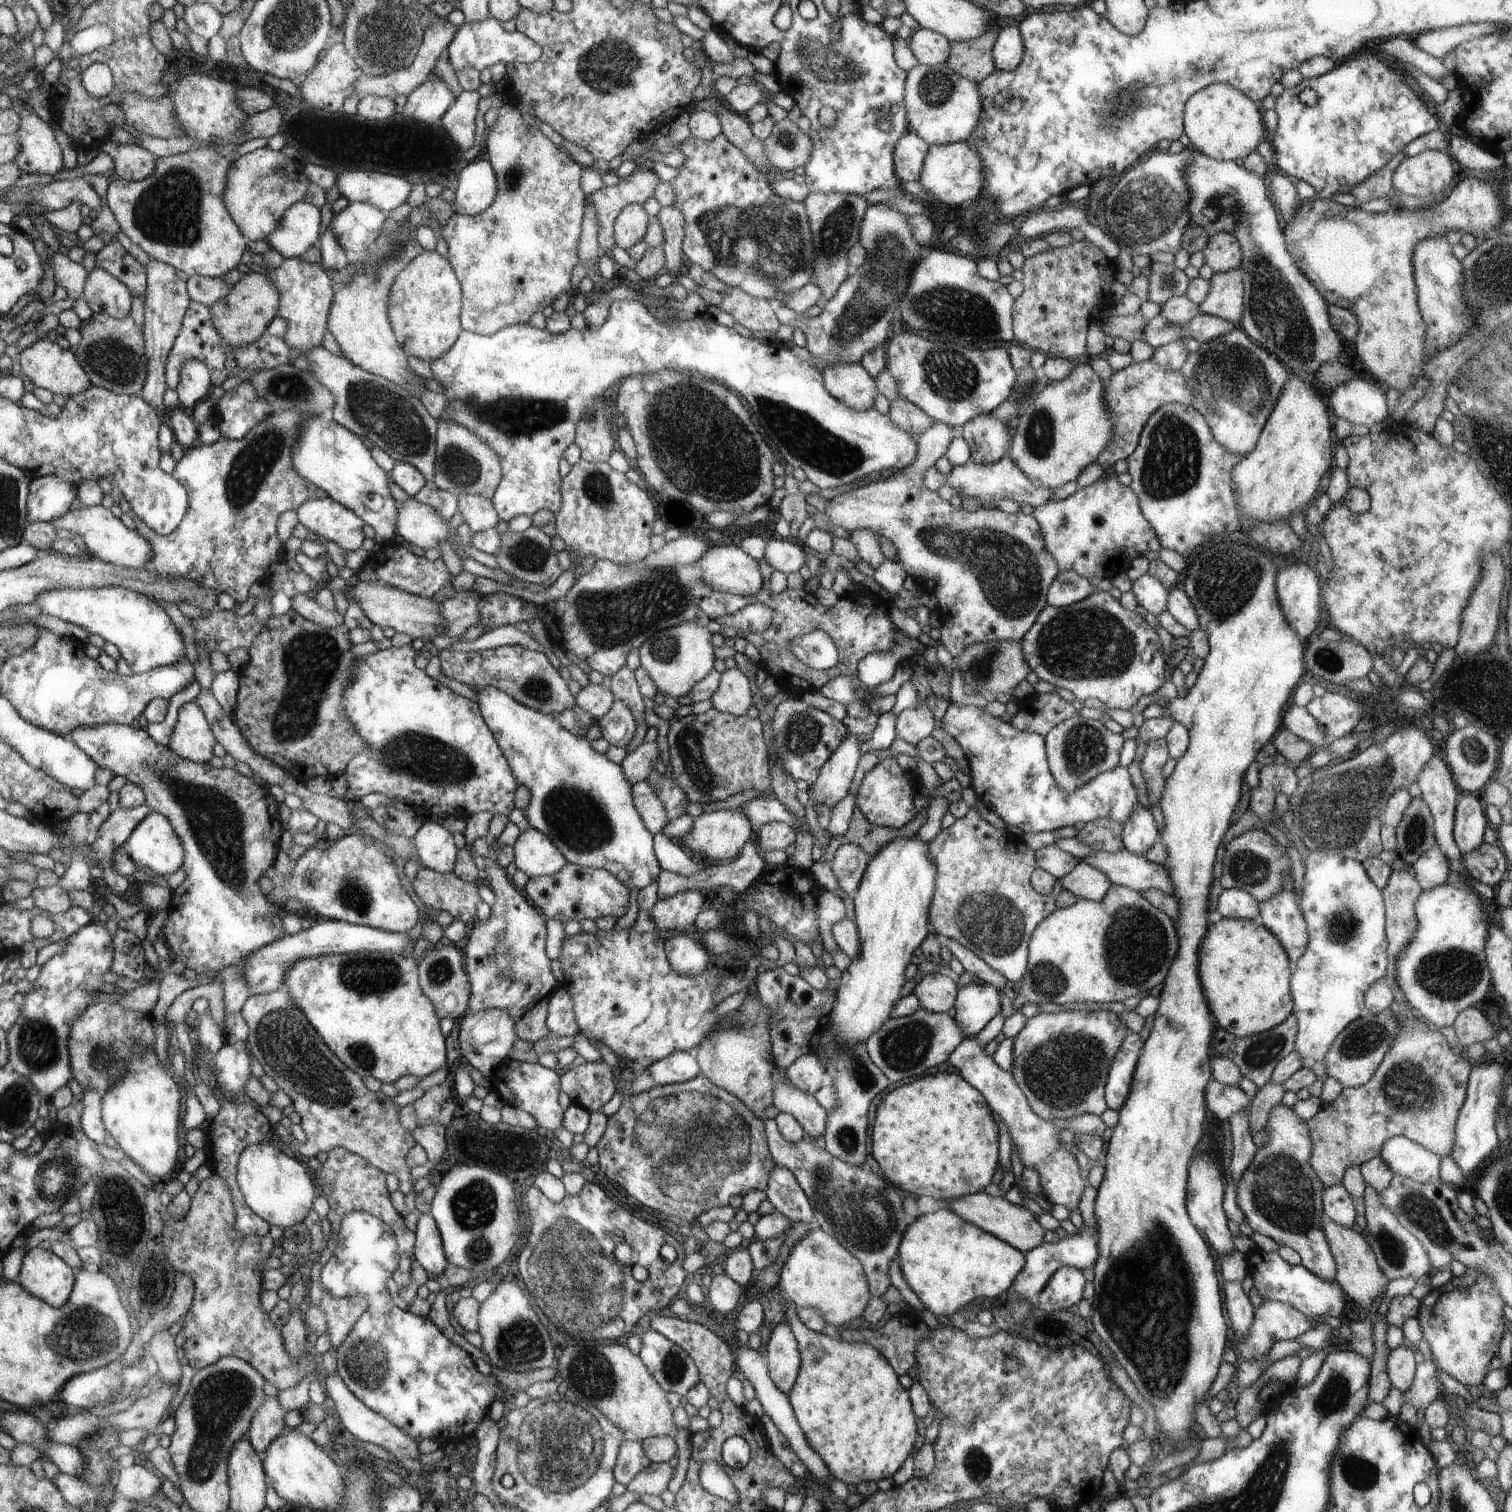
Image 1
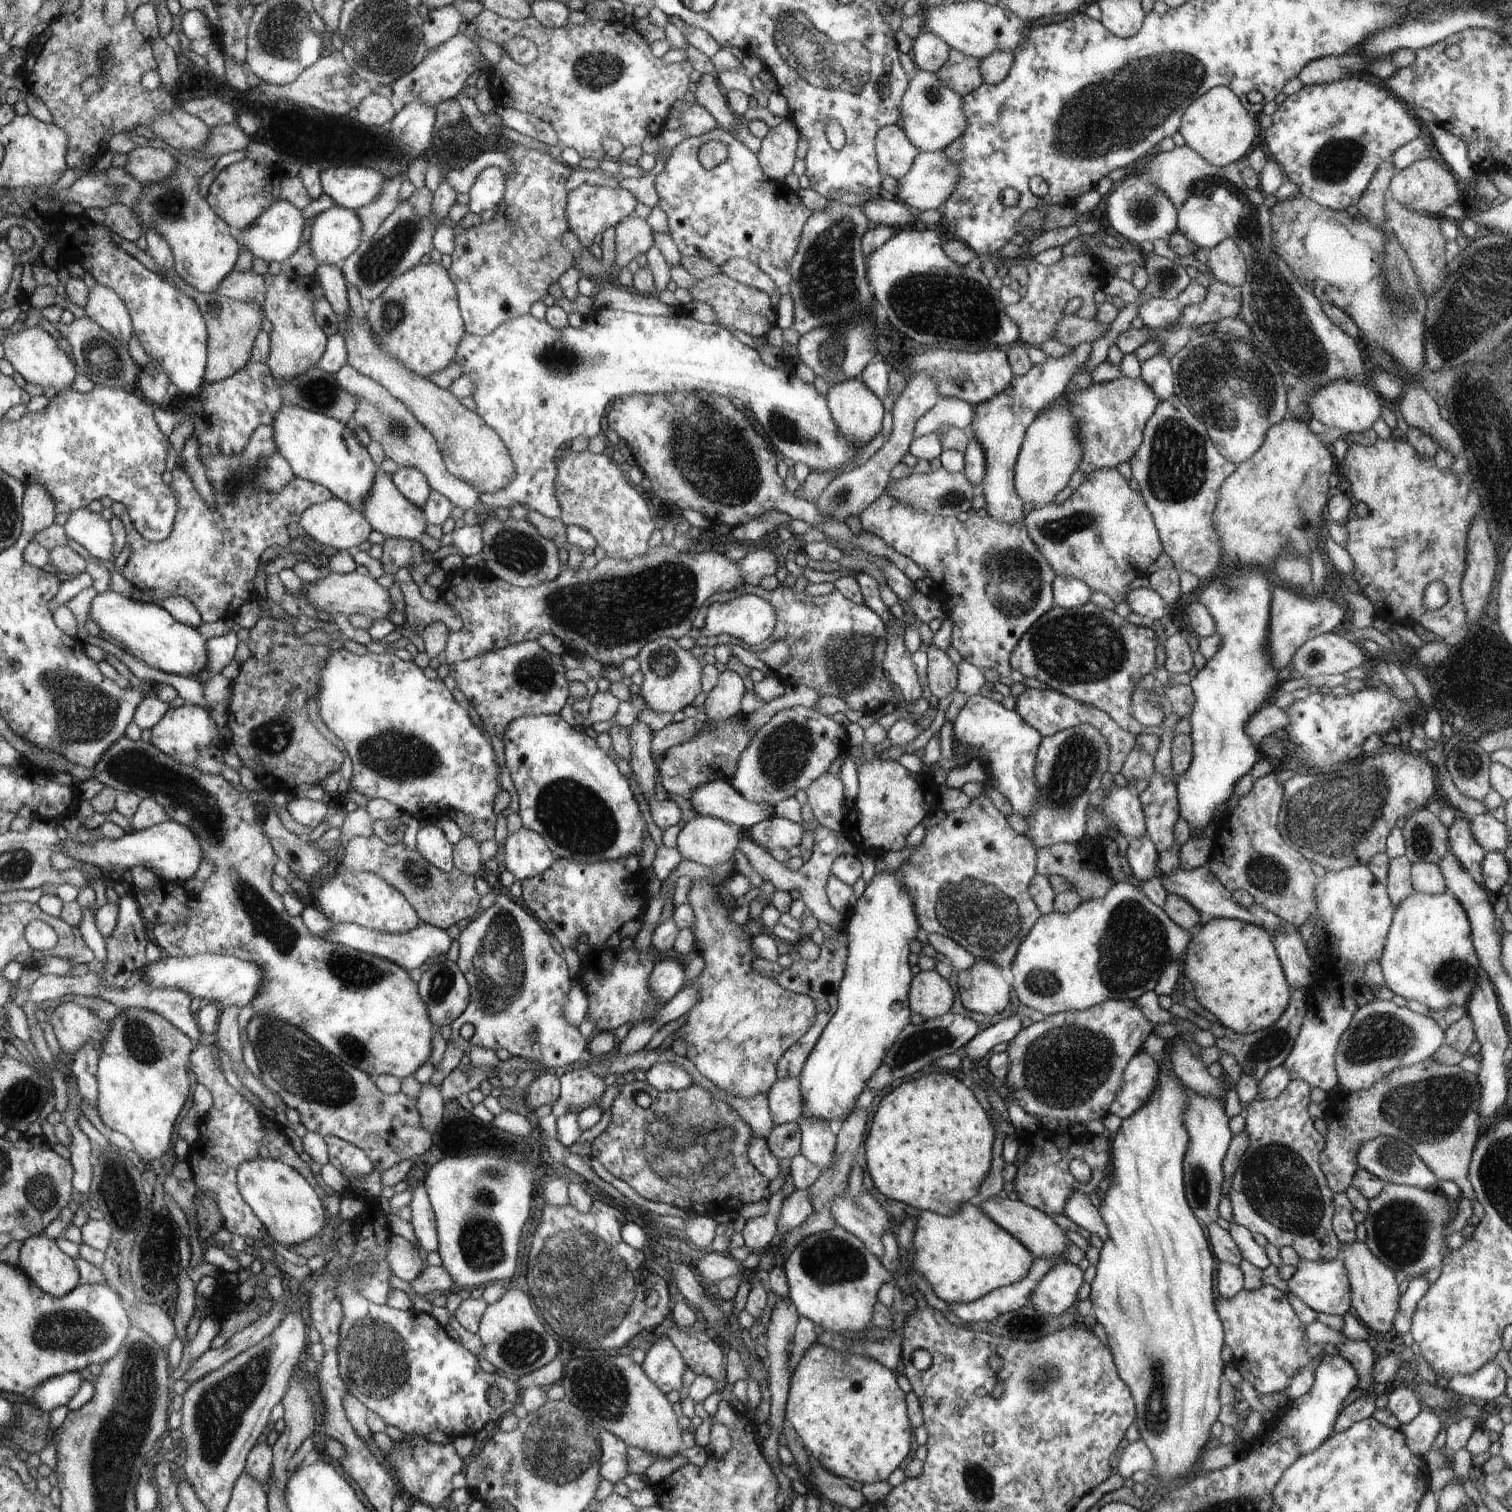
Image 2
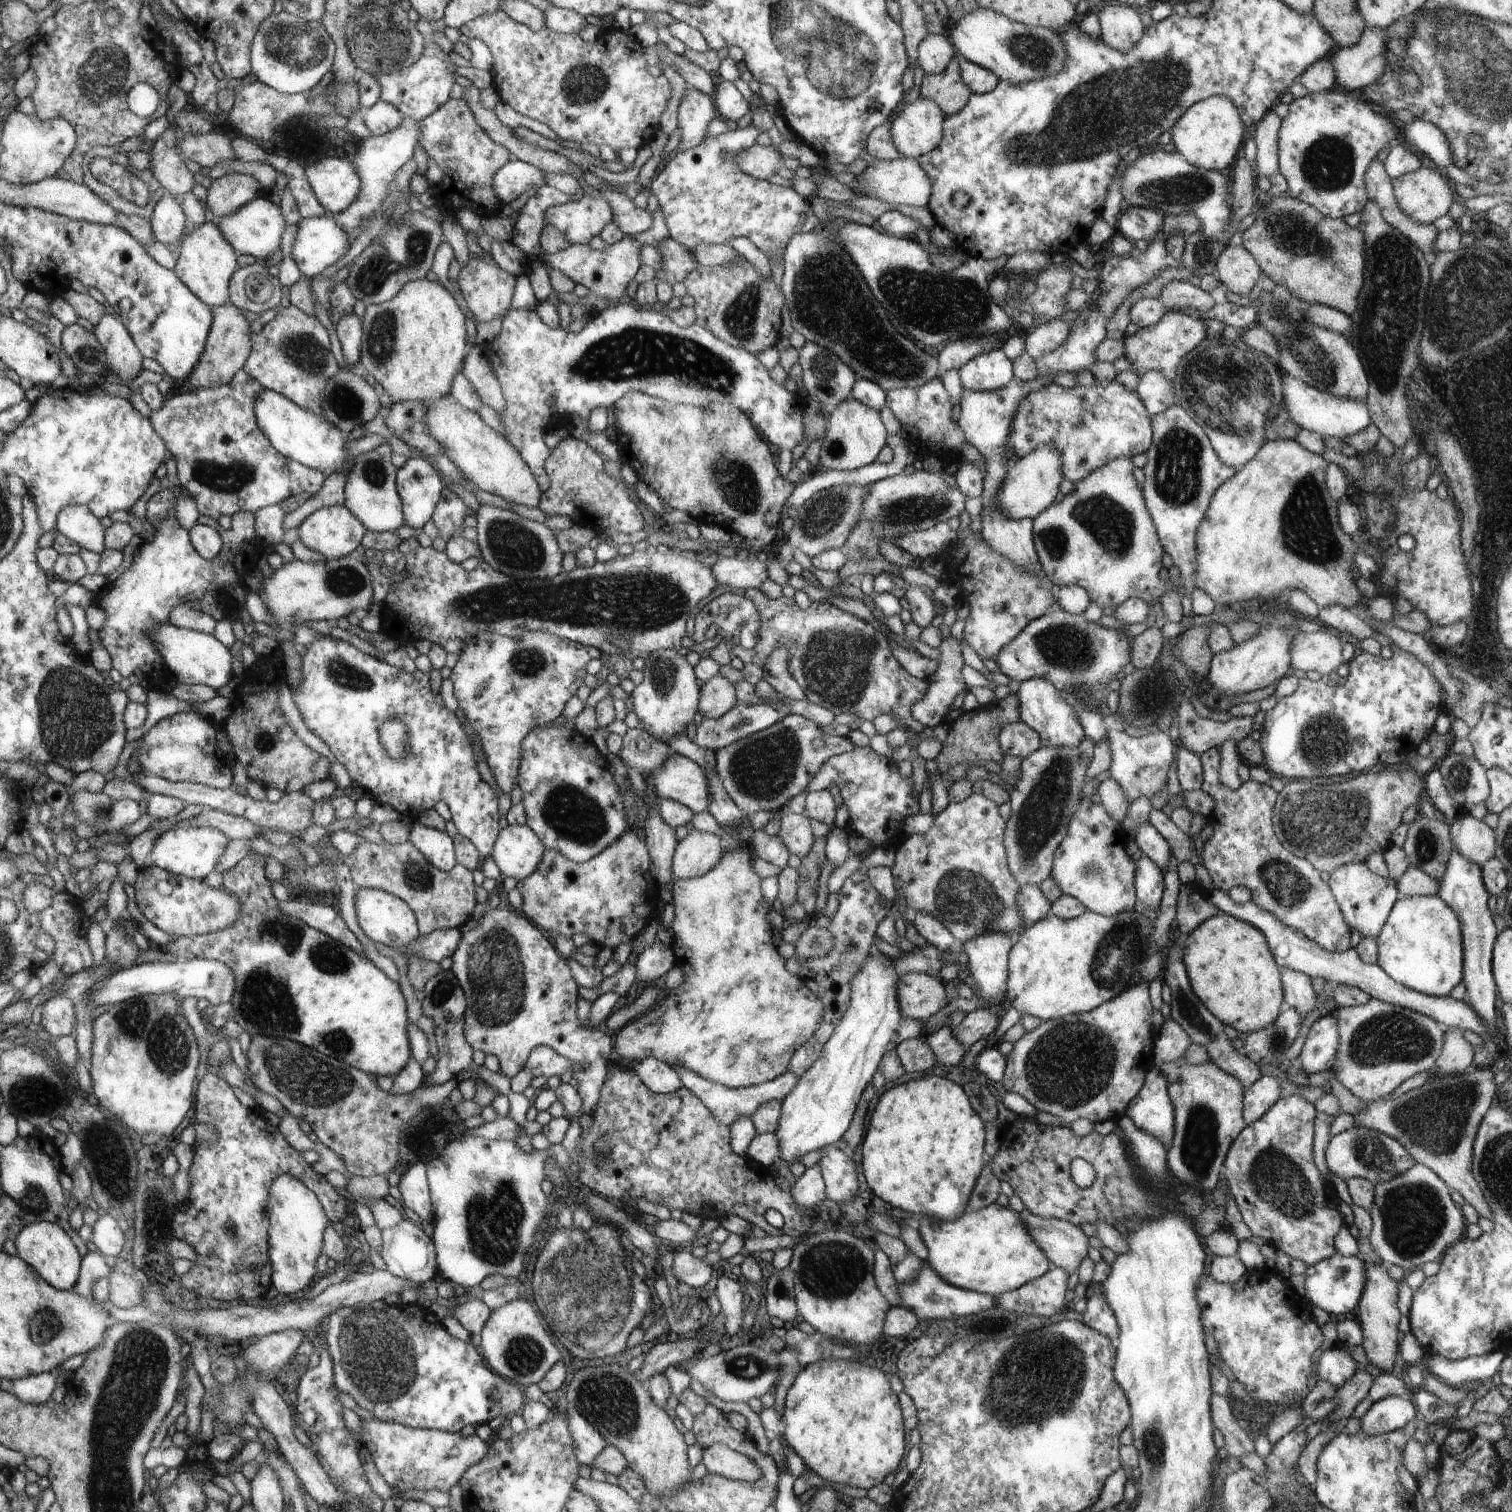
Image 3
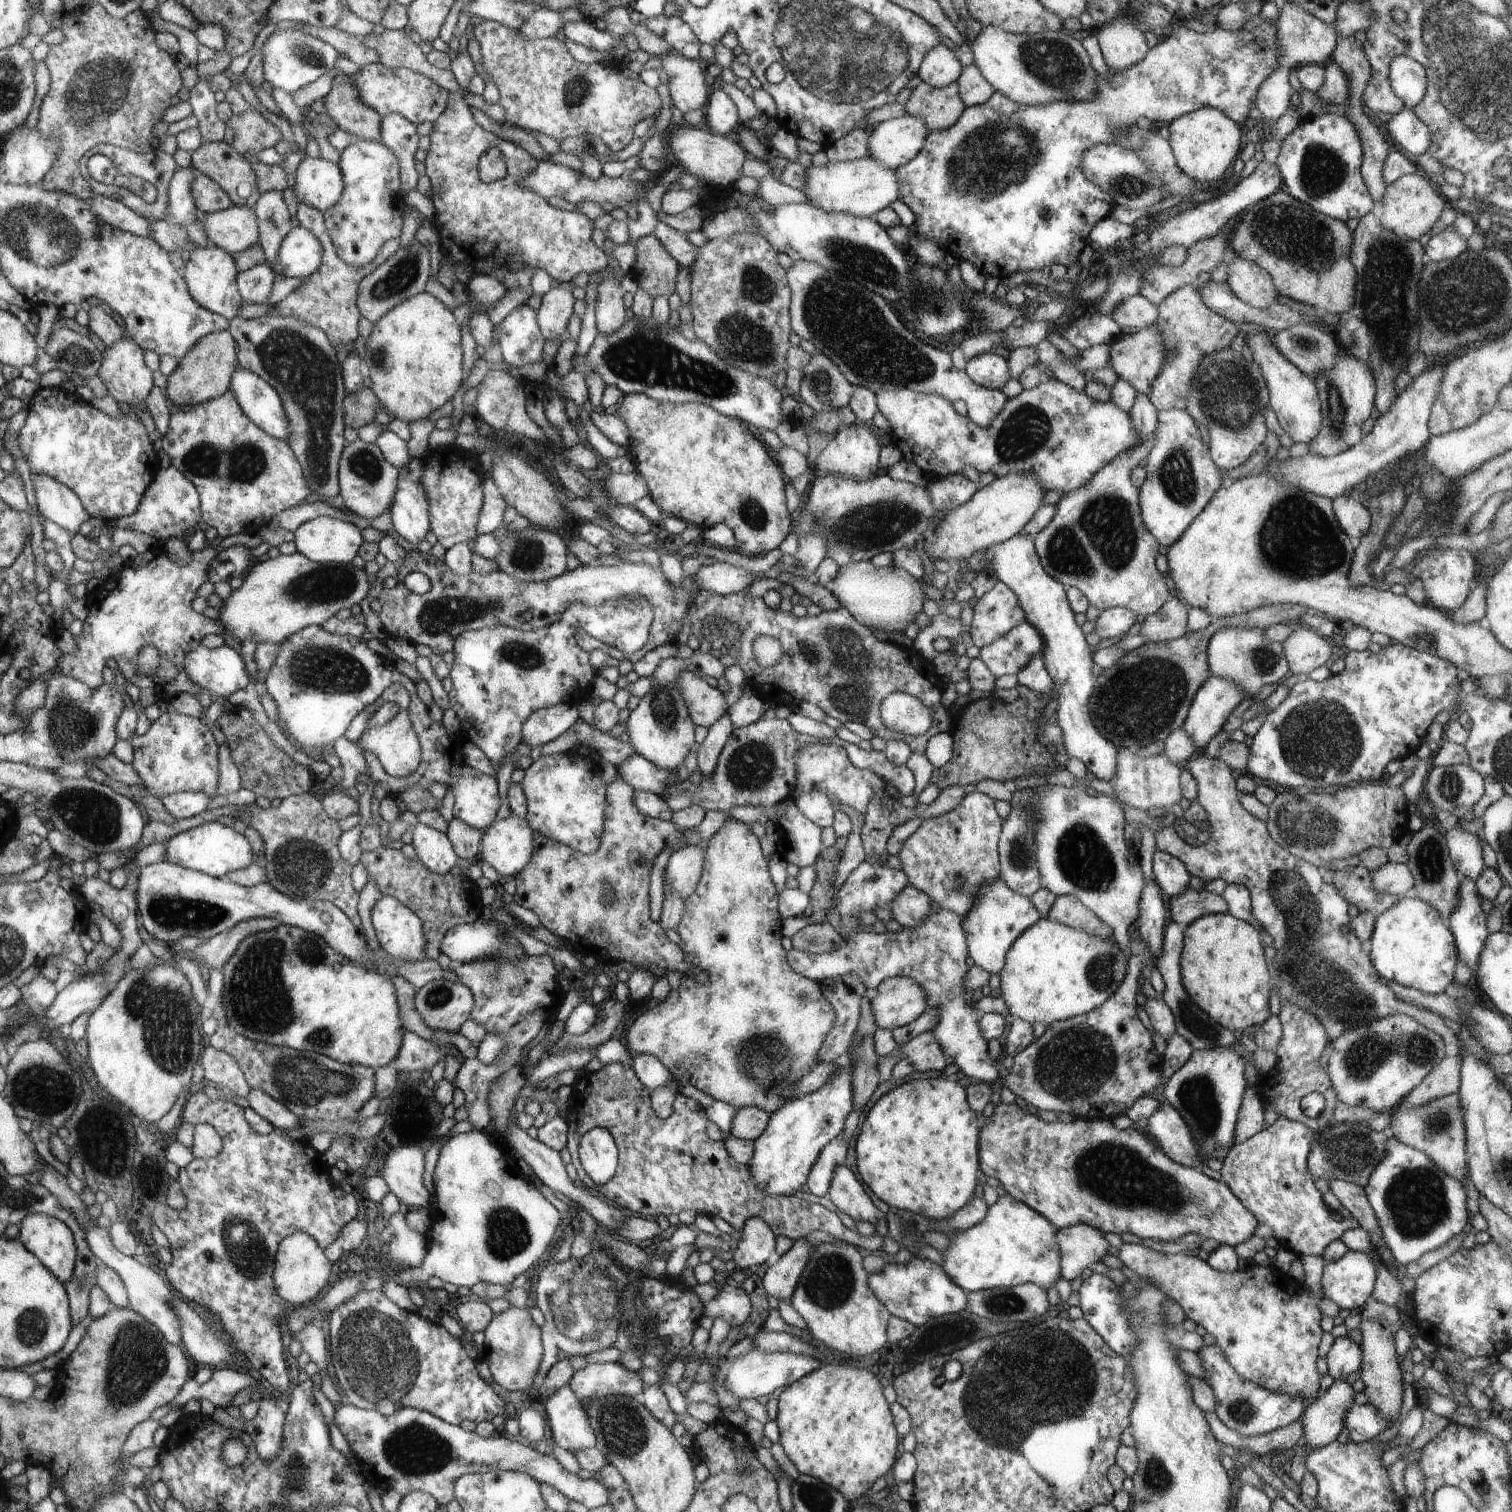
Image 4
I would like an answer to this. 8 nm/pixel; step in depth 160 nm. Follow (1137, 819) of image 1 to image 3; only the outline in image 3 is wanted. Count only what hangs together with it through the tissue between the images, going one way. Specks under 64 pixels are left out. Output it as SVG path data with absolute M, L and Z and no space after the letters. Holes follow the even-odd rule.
M1144 854L1137 860L1135 897L1152 916L1155 916L1159 912L1165 889L1163 870Z

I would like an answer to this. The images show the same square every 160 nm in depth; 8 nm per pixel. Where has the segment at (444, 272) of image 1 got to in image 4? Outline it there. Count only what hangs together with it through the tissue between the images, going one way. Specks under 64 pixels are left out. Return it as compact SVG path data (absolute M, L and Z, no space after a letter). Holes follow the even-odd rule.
M424 291L397 304L374 326L364 351L366 375L370 376L373 393L391 418L402 422L416 422L428 418L436 408L446 404L465 378L462 366L462 332L449 308L435 296Z

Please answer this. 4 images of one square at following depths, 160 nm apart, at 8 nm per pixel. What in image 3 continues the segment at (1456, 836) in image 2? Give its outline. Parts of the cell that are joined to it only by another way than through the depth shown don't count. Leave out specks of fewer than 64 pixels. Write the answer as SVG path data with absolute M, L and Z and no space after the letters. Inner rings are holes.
M1453 848L1447 864L1446 874L1441 878L1436 895L1456 913L1461 926L1463 942L1462 980L1467 988L1465 1000L1474 1007L1474 1010L1477 1010L1489 1033L1498 1038L1494 1023L1496 1022L1496 1001L1498 996L1491 967L1492 951L1498 936L1498 930L1496 930L1488 907L1488 898L1491 894L1484 886L1481 877L1481 866L1471 863Z

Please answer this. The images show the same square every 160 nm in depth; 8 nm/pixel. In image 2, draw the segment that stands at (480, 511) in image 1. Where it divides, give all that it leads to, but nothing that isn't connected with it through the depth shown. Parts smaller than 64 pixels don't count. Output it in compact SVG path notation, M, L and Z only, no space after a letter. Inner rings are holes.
M348 364L335 373L335 377L343 389L350 391L359 400L353 419L358 426L367 430L372 439L380 442L386 458L392 459L400 467L419 468L427 476L434 491L451 499L466 512L479 512L480 493L472 485L448 472L434 435L414 418L404 403L396 400L380 383L360 374Z

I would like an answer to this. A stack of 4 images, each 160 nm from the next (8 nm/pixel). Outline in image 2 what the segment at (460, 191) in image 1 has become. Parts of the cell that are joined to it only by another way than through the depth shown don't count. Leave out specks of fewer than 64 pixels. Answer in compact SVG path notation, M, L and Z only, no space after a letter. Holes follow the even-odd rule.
M487 167L477 176L468 194L468 213L480 215L484 210L496 210L505 195L505 174L500 167Z

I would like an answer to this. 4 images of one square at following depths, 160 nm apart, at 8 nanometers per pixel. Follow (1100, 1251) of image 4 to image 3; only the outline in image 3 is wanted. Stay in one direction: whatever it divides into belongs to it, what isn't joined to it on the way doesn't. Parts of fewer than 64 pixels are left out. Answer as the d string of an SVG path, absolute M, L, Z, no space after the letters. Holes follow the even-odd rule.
M1026 1208L1020 1214L1052 1266L1065 1270L1069 1275L1078 1271L1079 1264L1088 1256L1090 1239L1079 1225L1060 1219L1045 1219Z

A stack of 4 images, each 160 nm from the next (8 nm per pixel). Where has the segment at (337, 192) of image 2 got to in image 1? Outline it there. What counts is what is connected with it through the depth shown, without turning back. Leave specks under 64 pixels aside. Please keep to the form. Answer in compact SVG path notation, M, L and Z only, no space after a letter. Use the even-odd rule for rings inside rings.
M366 170L341 172L335 185L340 197L350 203L368 203L385 212L406 202L412 190L412 184L405 178Z

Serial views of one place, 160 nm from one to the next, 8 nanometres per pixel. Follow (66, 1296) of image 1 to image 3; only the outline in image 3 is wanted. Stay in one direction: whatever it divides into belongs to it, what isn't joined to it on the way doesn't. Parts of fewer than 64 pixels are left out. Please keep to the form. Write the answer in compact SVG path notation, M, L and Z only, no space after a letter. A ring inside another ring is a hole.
M46 1221L28 1225L15 1236L15 1246L18 1256L30 1263L53 1287L70 1291L79 1280L80 1252L60 1225Z

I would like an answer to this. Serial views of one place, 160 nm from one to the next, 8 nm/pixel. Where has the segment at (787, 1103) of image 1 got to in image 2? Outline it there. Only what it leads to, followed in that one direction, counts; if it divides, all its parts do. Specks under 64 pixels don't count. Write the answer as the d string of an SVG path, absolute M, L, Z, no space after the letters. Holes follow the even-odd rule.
M800 1118L802 1131L802 1156L816 1164L821 1172L830 1169L835 1156L836 1136L832 1134L830 1123L815 1118Z

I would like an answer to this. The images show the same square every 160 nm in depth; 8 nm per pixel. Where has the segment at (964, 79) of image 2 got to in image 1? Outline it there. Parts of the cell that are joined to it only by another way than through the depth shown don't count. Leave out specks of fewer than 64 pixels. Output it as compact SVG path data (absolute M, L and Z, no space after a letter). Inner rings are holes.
M995 20L995 26L974 41L952 41L949 57L947 58L948 66L952 71L972 82L979 83L984 80L996 70L993 59L993 46L997 39L996 34L998 34L998 26L996 26Z

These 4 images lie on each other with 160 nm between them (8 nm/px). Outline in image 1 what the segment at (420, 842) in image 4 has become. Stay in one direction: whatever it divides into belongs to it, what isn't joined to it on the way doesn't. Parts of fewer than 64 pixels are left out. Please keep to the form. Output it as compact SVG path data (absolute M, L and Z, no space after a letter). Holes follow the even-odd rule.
M425 821L414 838L417 856L424 867L439 873L452 873L459 854L452 834L434 821Z

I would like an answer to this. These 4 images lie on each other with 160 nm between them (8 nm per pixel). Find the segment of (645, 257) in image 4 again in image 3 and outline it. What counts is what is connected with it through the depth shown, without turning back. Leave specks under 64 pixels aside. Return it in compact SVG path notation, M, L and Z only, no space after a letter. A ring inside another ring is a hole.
M670 238L661 240L657 249L661 254L661 265L655 270L656 282L666 281L671 285L682 282L699 265L685 246Z

